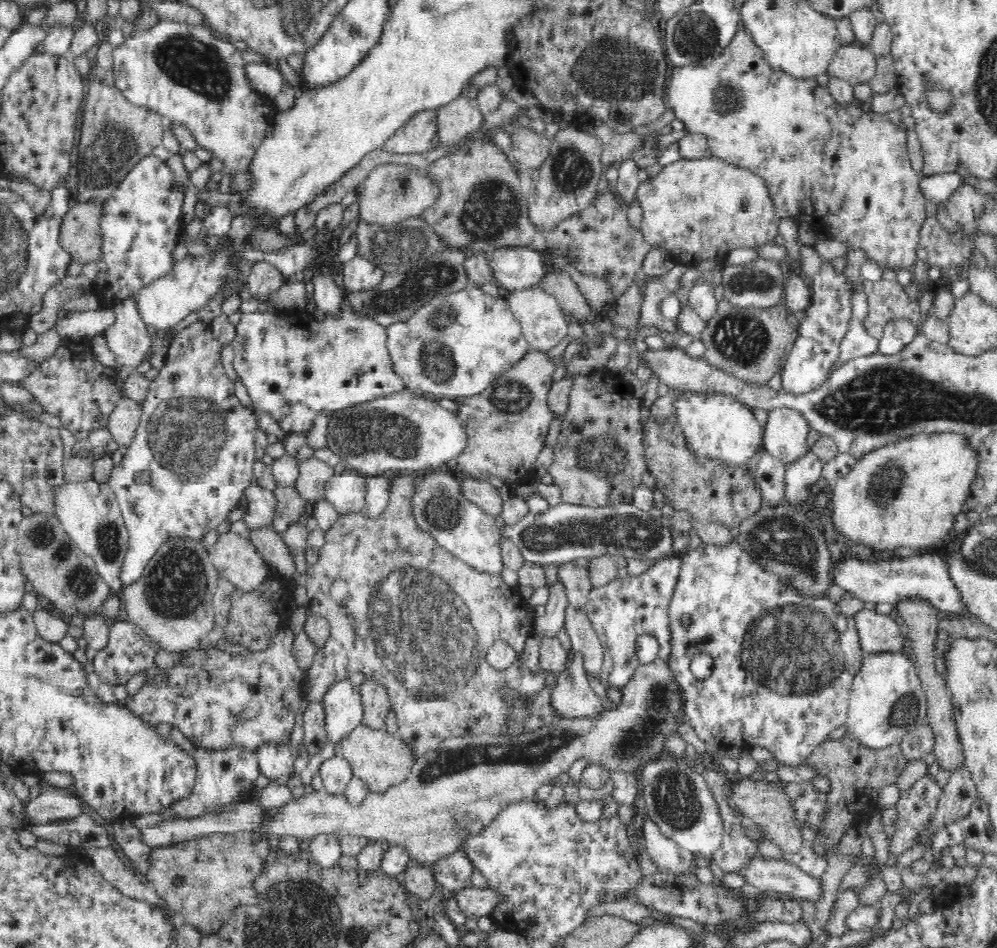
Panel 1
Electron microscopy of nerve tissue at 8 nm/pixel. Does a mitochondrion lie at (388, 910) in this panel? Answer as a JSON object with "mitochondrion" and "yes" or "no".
{"mitochondrion":"no"}

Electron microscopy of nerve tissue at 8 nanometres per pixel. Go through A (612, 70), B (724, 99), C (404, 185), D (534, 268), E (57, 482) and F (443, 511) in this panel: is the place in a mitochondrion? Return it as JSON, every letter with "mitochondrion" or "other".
{"A":"mitochondrion","B":"mitochondrion","C":"mitochondrion","D":"other","E":"other","F":"mitochondrion"}

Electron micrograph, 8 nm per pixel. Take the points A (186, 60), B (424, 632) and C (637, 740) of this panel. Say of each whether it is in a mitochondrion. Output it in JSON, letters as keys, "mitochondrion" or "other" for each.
{"A":"mitochondrion","B":"mitochondrion","C":"mitochondrion"}

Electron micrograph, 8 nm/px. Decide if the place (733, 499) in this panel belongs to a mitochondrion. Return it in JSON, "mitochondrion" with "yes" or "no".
{"mitochondrion":"no"}

